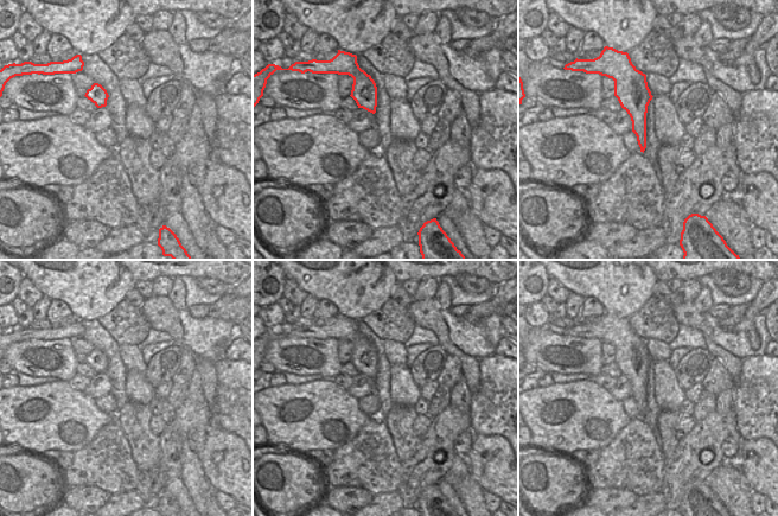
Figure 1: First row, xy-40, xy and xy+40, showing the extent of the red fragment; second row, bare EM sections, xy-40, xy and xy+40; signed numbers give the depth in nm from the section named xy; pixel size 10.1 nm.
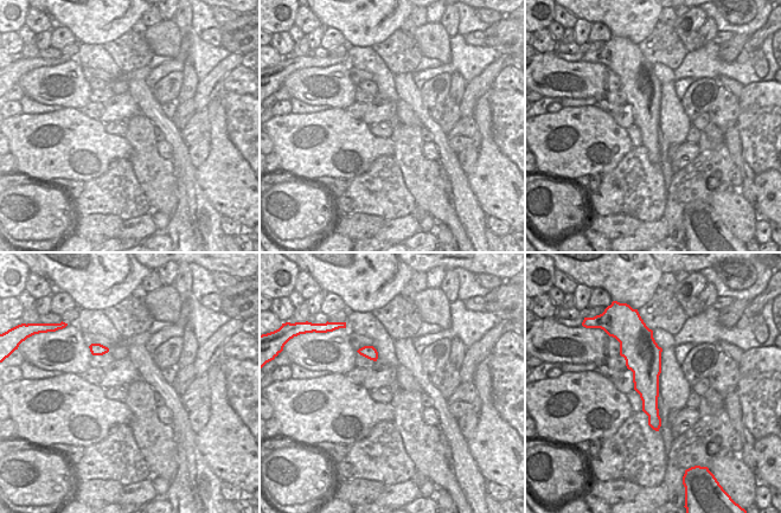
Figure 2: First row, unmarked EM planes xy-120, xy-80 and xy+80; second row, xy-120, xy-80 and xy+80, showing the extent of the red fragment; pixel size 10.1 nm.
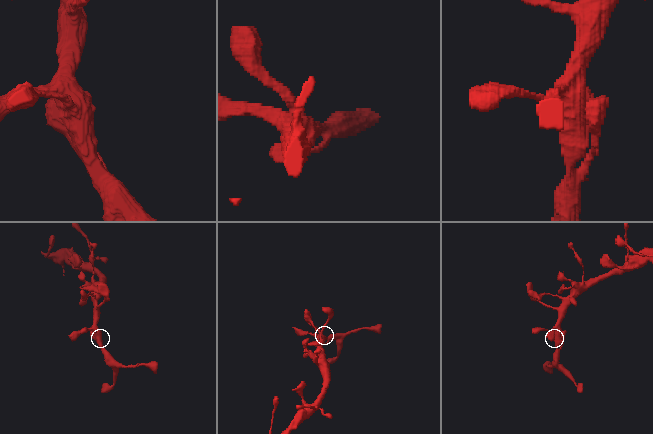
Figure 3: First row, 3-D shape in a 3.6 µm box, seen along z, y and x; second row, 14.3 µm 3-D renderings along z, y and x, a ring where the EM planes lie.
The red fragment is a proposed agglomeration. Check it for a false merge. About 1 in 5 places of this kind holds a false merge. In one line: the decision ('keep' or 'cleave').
keep

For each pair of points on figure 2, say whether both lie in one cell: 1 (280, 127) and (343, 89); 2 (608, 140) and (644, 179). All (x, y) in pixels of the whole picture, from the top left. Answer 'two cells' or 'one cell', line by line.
1: two cells
2: two cells

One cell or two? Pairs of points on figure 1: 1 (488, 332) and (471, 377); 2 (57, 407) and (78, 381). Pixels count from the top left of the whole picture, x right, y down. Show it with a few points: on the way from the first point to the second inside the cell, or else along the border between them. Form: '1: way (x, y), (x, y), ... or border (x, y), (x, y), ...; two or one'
1: border (453, 345), (478, 360); two
2: border (68, 382), (83, 393); two

